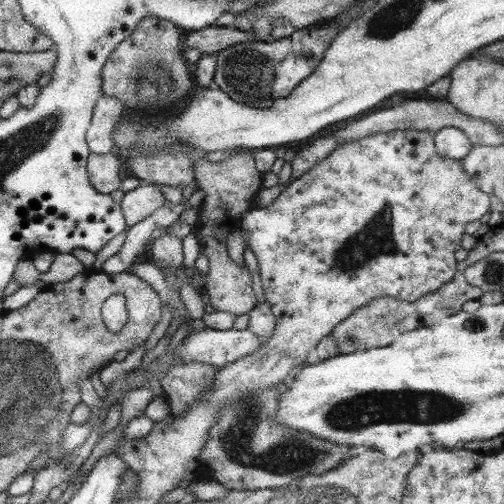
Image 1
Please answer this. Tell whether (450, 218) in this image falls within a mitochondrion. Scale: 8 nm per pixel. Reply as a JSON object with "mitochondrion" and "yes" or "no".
{"mitochondrion":"no"}

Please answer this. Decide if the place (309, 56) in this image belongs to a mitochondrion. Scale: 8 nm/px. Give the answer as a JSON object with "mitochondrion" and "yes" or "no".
{"mitochondrion":"no"}

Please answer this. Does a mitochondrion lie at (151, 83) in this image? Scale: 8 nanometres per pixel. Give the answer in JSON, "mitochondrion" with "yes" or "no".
{"mitochondrion":"yes"}

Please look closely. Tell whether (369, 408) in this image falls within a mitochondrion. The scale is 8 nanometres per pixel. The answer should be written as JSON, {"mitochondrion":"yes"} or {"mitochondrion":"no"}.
{"mitochondrion":"yes"}

